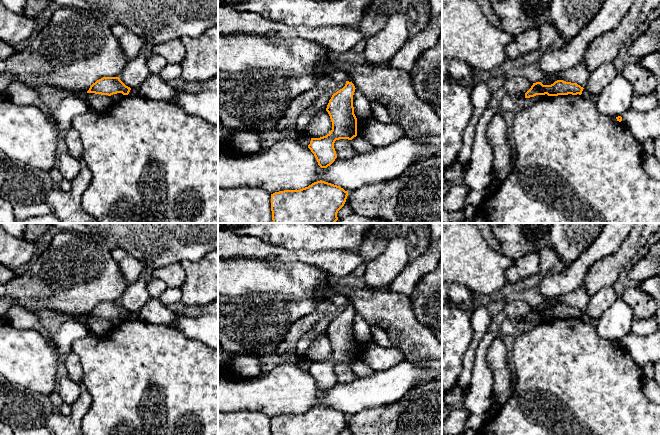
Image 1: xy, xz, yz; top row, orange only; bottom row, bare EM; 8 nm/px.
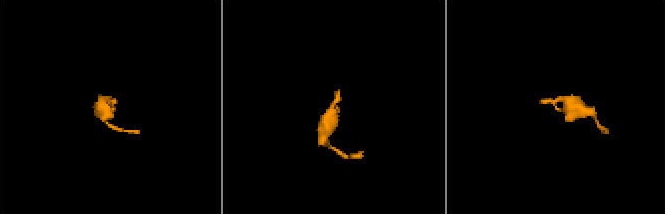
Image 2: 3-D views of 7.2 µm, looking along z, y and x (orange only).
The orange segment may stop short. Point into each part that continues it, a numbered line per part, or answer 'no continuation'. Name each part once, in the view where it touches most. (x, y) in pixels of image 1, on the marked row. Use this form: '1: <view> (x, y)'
no continuation

